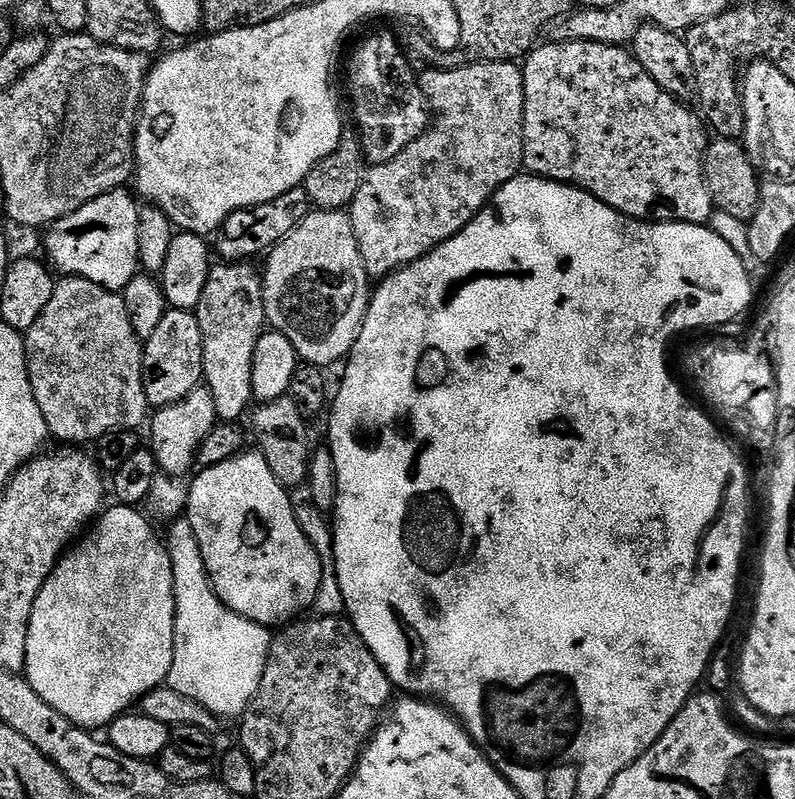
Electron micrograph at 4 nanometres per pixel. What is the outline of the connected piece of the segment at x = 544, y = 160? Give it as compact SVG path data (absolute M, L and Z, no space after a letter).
M585 40L547 43L533 47L527 57L527 60L529 59L528 65L523 65L522 68L524 73L524 168L531 175L546 180L554 180L558 184L570 184L574 188L580 188L594 198L606 202L606 206L610 206L622 215L635 220L707 225L712 212L714 213L714 205L712 195L708 193L708 185L704 182L706 139L704 140L705 125L702 123L701 117L697 113L696 117L690 109L683 108L670 93L663 92L660 89L662 87L661 81L655 80L653 76L647 74L636 76L636 72L641 71L641 66L636 61L635 55L627 47L586 42Z

